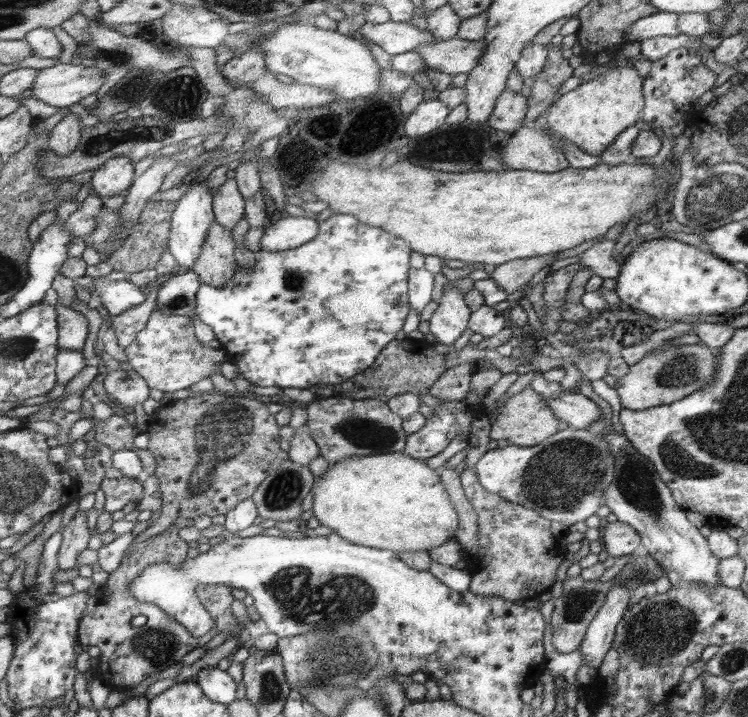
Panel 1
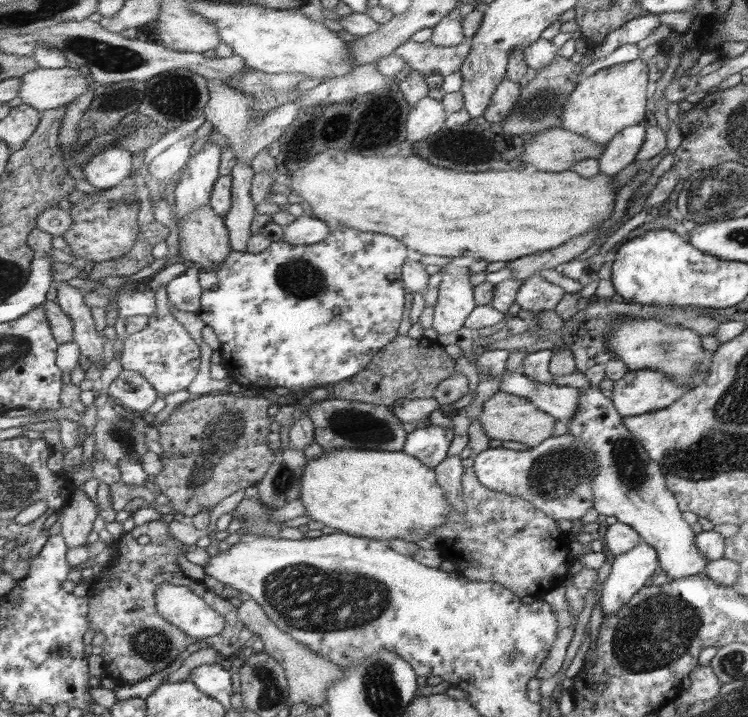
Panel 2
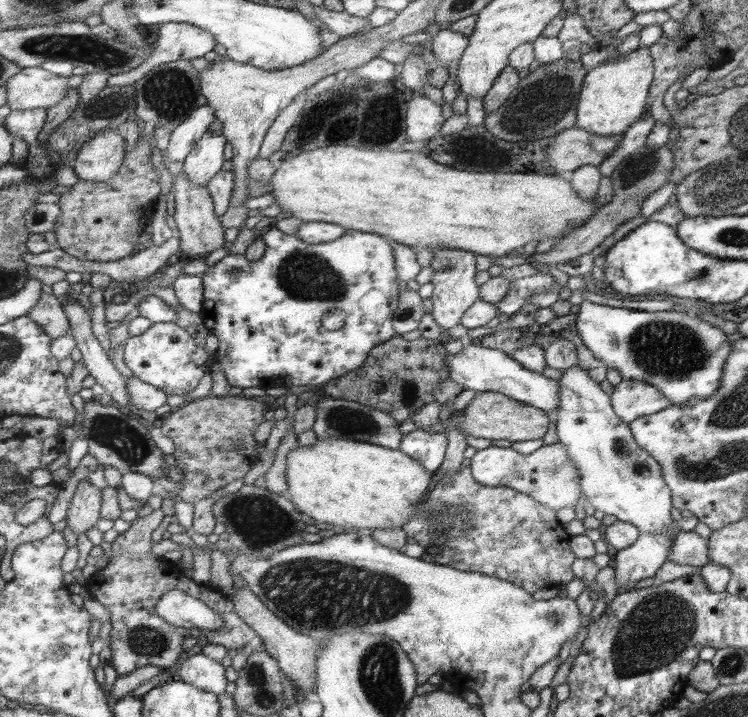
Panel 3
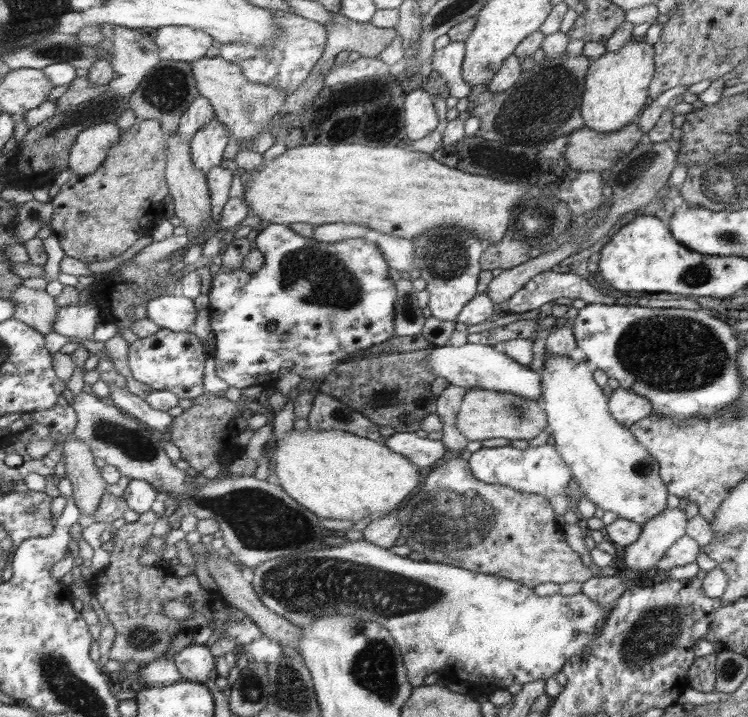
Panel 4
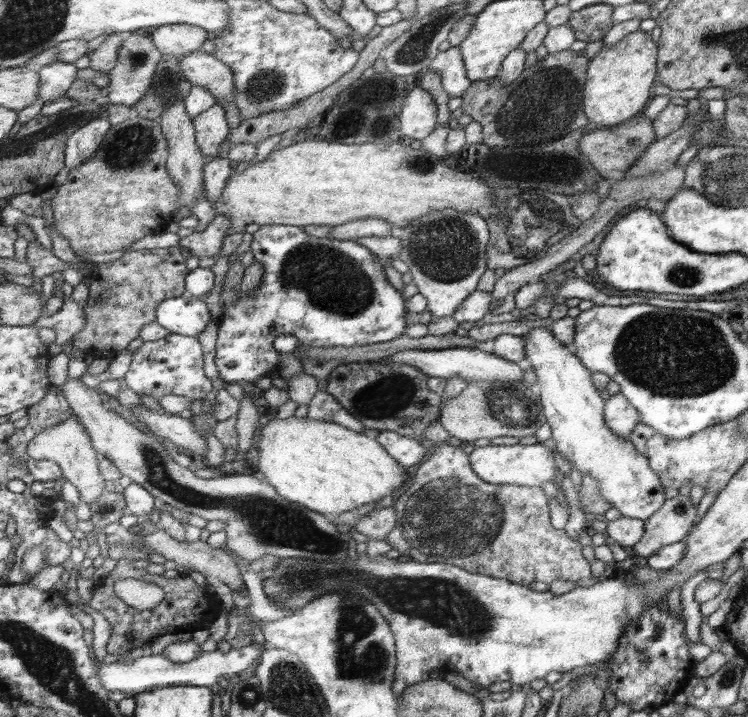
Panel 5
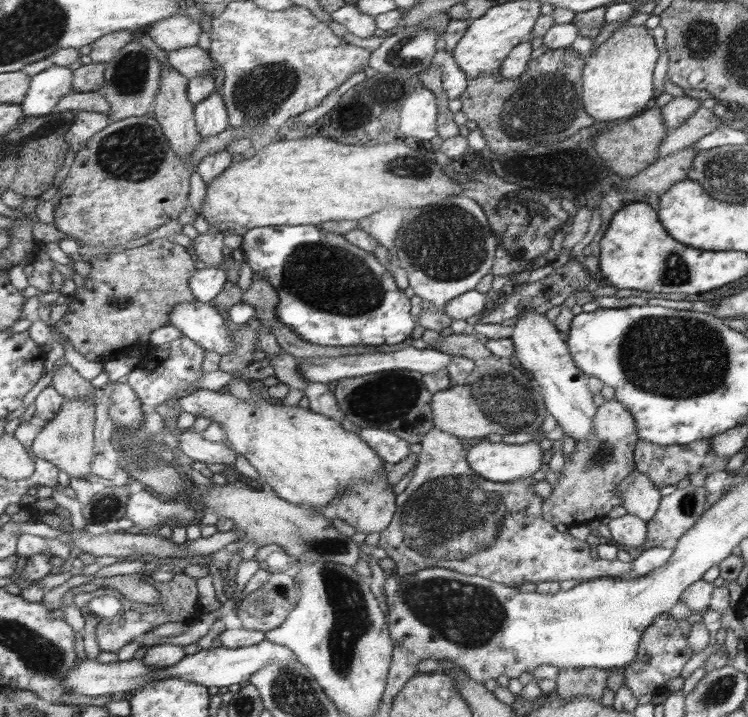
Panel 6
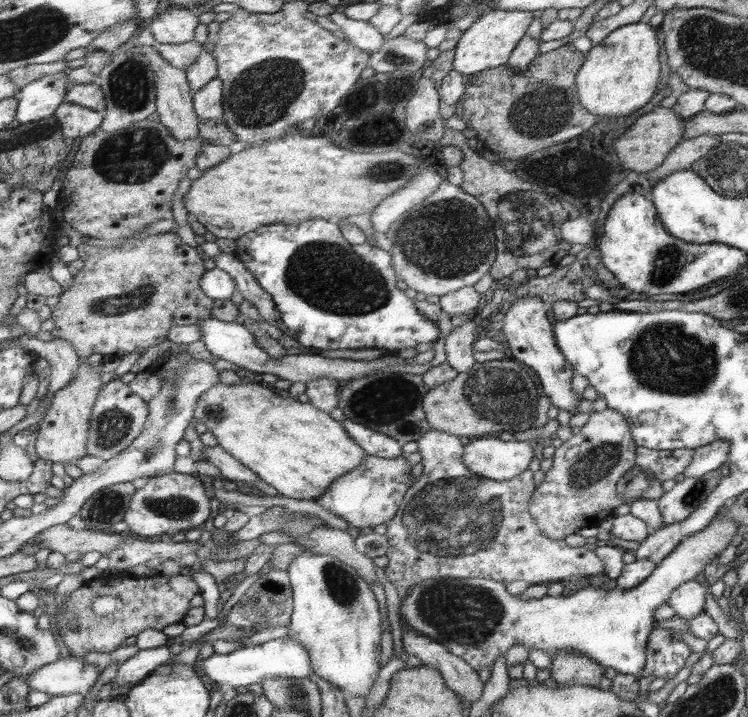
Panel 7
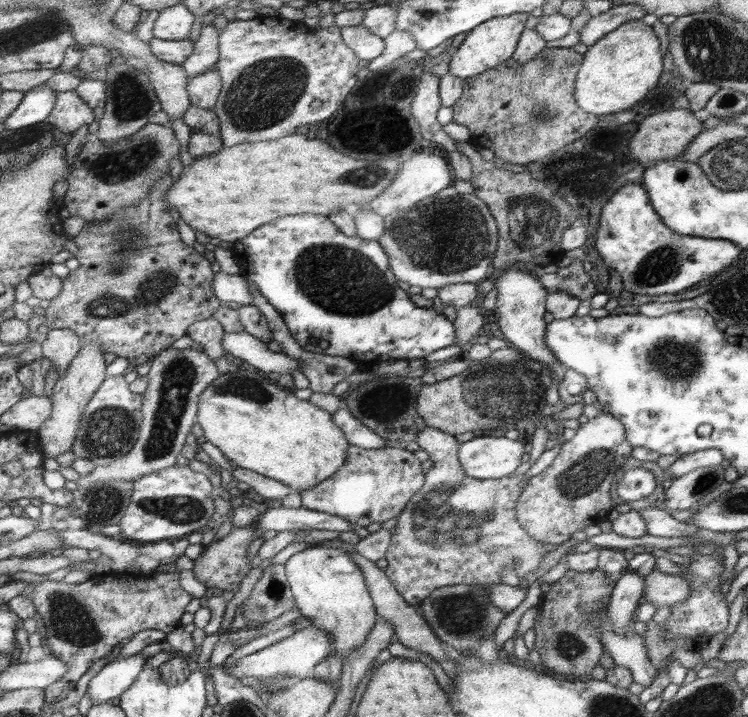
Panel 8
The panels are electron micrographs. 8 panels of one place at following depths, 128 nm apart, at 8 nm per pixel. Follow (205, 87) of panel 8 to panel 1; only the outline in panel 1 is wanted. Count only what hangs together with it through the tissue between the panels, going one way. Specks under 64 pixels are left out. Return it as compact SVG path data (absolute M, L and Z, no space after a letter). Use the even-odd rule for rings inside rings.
M192 181L190 189L178 202L175 202L175 212L171 216L171 236L168 250L170 254L174 256L175 261L178 264L179 270L191 270L202 247L204 247L204 241L206 241L206 235L208 235L208 227L210 223L214 221L213 214L213 197L210 194L210 188L206 181L196 182Z

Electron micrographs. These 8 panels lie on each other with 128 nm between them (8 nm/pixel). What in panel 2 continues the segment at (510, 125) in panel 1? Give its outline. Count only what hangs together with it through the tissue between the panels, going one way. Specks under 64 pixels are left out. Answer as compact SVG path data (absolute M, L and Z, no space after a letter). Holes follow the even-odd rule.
M504 78L491 98L491 103L487 107L483 118L492 124L501 125L506 118L509 118L510 112L518 101L520 92L521 86L519 82Z

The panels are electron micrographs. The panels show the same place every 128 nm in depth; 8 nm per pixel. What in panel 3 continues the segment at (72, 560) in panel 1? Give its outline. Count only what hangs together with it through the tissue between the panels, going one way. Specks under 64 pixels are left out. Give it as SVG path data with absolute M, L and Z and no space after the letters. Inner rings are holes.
M88 478L80 480L67 510L67 517L65 518L67 526L77 535L86 533L89 529L95 527L98 520L102 518L102 498L103 491L95 485L92 485L88 481Z

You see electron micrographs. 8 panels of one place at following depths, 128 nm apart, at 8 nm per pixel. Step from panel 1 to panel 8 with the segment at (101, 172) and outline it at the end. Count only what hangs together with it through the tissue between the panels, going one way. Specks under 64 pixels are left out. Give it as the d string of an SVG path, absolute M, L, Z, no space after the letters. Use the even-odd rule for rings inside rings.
M75 90L55 92L55 98L53 110L46 119L47 123L66 135L74 135L74 132L84 125L94 128L98 118Z

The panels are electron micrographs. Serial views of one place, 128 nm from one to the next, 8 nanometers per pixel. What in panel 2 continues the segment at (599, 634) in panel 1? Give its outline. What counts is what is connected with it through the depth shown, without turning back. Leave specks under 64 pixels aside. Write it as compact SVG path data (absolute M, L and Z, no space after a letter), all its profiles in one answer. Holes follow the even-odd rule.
M642 540L632 550L615 556L612 572L602 587L603 619L610 617L628 603L645 587L646 580L655 574L659 563L659 552Z

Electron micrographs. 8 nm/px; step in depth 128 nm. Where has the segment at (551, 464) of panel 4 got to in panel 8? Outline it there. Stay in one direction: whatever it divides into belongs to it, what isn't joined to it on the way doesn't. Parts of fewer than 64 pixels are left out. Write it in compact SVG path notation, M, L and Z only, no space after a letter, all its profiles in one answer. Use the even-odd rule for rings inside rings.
M479 434L460 443L460 462L472 478L480 480L509 477L518 466L524 454L521 441L507 437L493 437Z

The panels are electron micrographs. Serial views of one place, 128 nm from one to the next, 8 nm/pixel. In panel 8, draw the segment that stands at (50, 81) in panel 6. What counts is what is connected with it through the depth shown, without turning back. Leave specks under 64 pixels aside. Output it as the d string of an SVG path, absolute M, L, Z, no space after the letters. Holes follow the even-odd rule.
M48 86L34 88L24 94L22 103L3 123L7 130L26 130L28 126L46 121L53 110L55 92Z

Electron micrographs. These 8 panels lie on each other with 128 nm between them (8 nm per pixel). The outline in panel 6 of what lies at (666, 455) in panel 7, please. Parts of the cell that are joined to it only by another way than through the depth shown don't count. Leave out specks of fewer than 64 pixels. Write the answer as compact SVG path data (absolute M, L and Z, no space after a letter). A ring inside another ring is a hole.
M639 438L634 452L636 466L640 472L648 474L652 482L660 488L669 484L677 484L680 480L690 478L698 471L702 471L706 476L718 470L726 471L730 456L728 458L716 456L716 452L712 452L710 439L712 438L704 438L704 440L692 442L692 444L686 444L686 446L660 446L660 444L652 444L652 442L646 442L644 438Z

